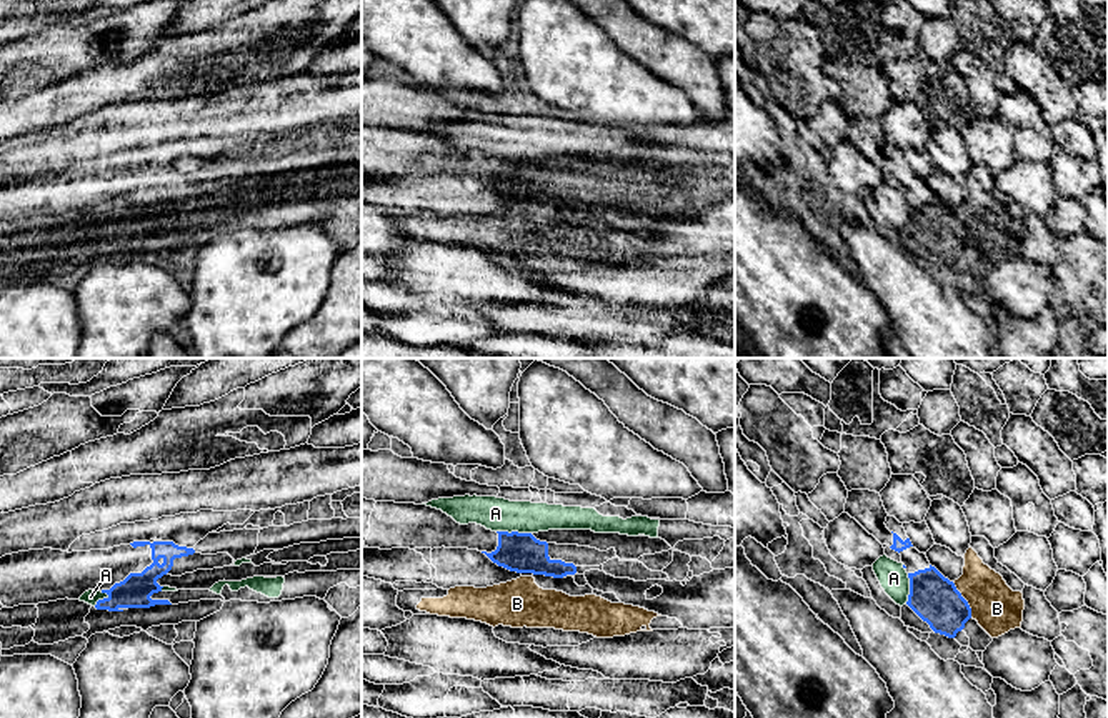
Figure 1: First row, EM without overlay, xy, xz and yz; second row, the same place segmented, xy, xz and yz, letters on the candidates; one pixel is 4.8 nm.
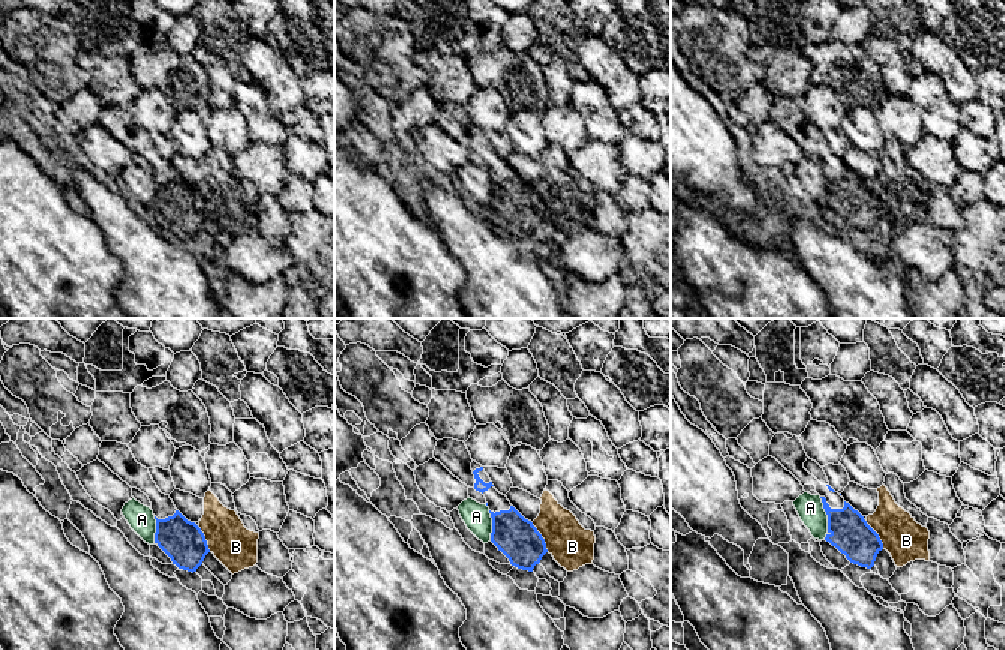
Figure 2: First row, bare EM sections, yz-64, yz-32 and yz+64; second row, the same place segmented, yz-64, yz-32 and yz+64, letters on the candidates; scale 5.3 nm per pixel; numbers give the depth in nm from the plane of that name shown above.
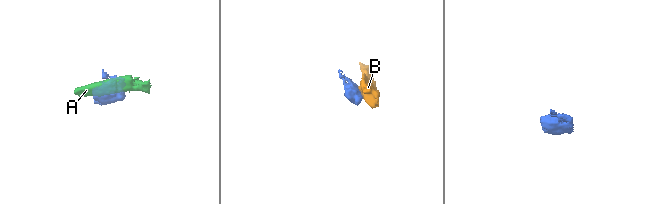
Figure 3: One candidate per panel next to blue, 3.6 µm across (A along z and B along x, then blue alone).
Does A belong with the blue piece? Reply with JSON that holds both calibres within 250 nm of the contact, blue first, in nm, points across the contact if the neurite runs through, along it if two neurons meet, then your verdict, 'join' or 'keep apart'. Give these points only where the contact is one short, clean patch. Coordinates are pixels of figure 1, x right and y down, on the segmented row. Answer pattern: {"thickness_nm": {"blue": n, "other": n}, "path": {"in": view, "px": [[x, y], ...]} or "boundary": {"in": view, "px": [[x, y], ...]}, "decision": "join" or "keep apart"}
{"thickness_nm": {"blue": 190, "other": 160}, "boundary": {"in": "xz", "px": [[497, 530], [530, 533]]}, "decision": "keep apart"}

